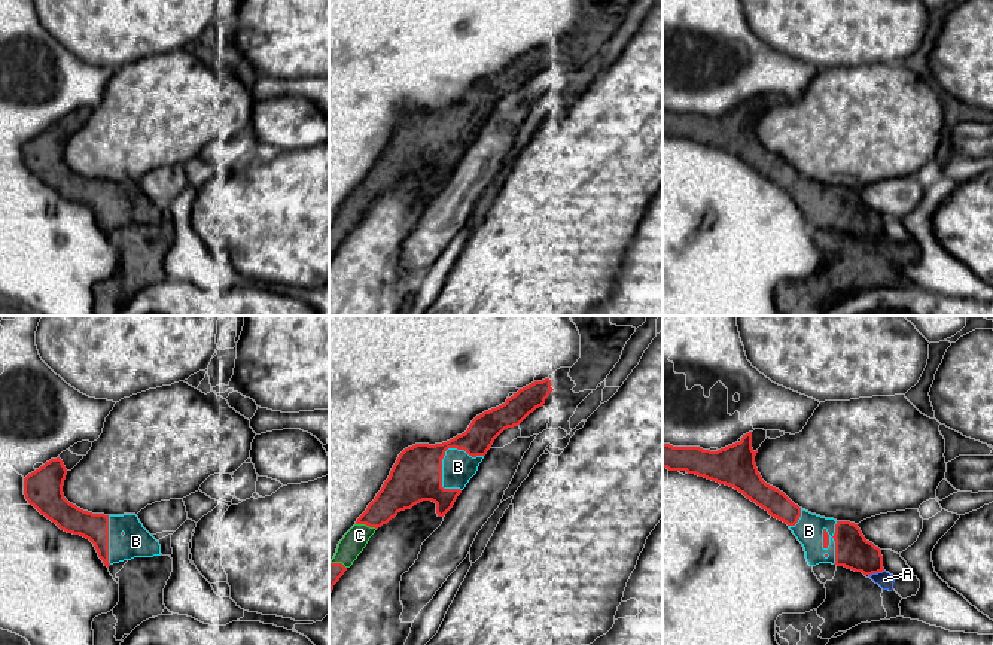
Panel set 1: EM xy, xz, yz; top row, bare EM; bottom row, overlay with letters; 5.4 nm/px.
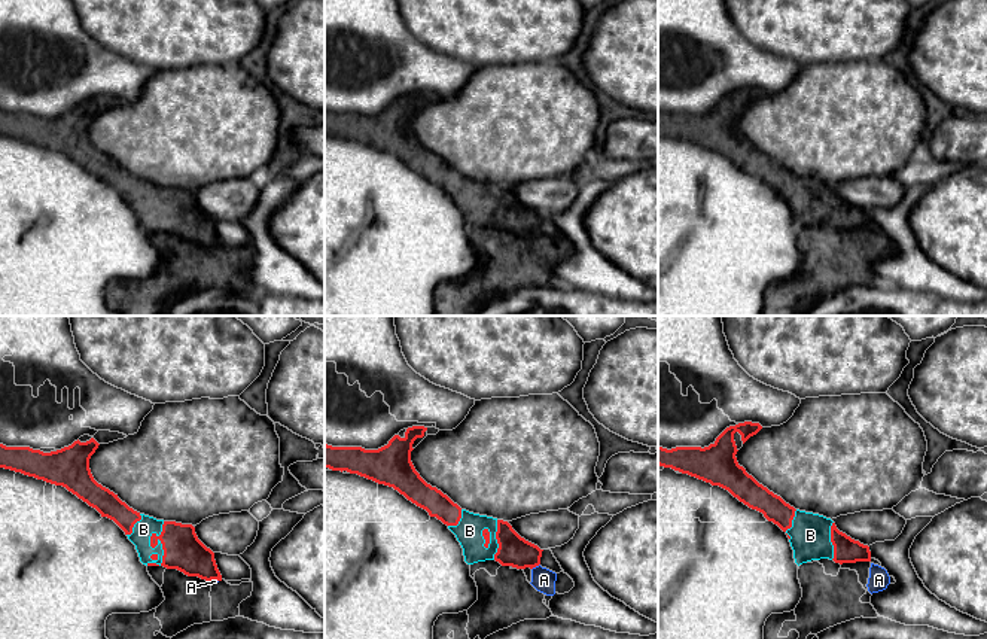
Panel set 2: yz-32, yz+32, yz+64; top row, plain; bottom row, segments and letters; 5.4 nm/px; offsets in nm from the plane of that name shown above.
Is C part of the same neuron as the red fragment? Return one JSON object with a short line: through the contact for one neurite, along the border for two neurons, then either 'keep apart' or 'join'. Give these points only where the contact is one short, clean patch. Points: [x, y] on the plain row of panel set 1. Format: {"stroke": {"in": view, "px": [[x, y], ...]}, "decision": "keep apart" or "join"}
{"decision": "join"}

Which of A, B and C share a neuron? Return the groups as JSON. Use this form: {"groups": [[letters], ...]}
{"groups": [["A"], ["B", "C"]]}

